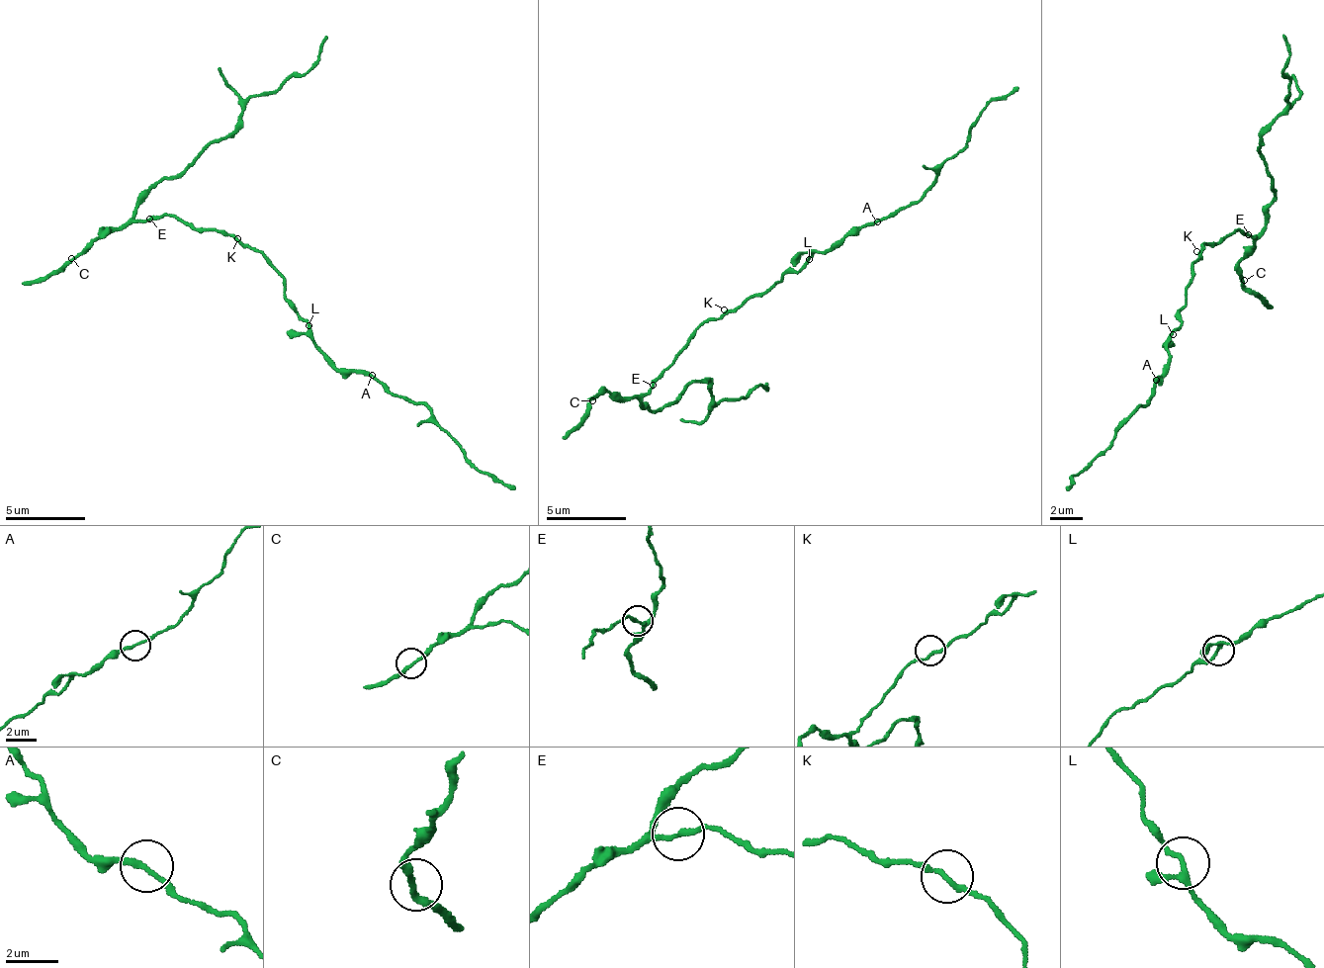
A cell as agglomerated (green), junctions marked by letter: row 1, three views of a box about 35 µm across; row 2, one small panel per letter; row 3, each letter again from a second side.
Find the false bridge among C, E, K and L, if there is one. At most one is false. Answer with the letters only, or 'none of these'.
none of these

